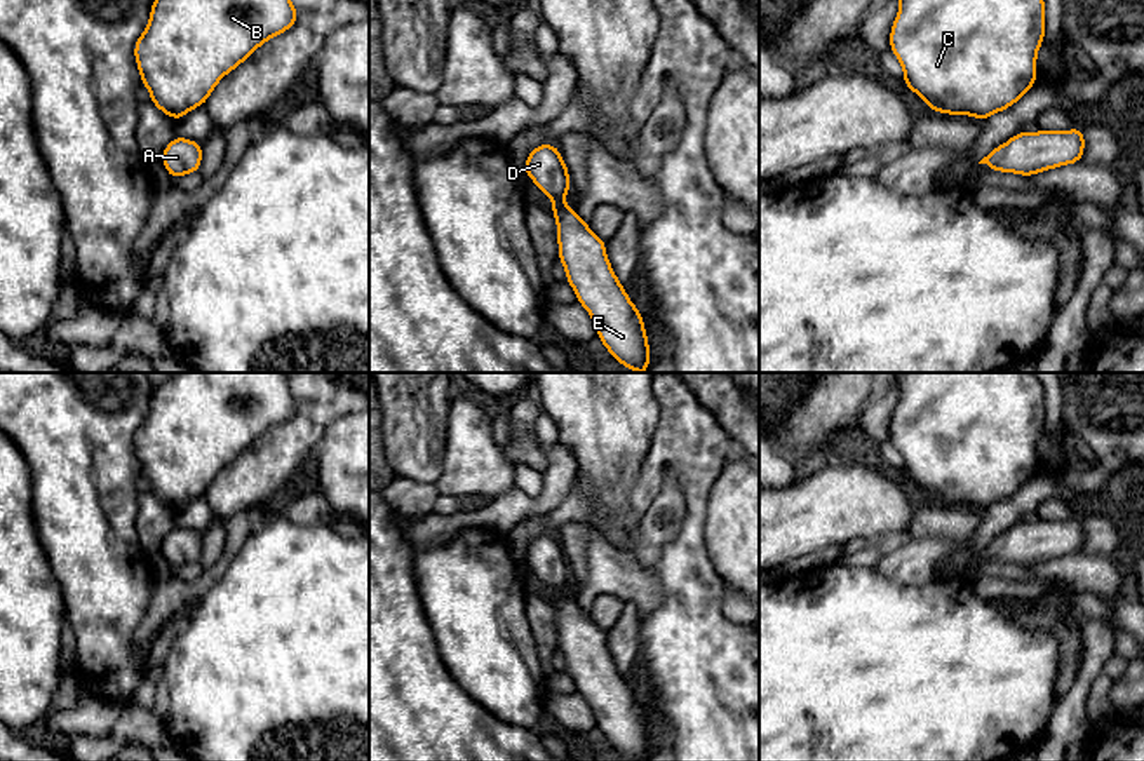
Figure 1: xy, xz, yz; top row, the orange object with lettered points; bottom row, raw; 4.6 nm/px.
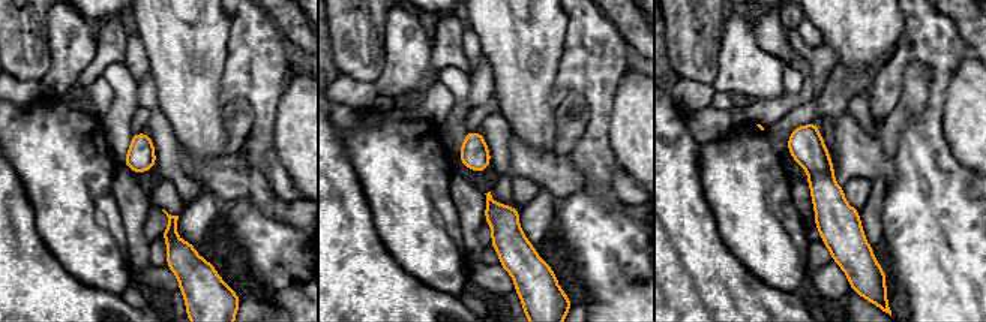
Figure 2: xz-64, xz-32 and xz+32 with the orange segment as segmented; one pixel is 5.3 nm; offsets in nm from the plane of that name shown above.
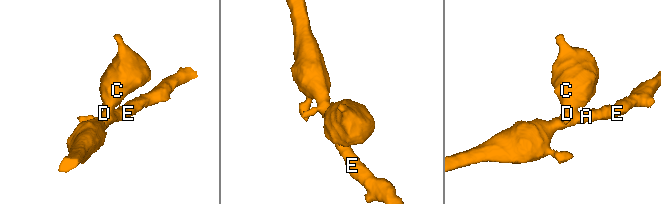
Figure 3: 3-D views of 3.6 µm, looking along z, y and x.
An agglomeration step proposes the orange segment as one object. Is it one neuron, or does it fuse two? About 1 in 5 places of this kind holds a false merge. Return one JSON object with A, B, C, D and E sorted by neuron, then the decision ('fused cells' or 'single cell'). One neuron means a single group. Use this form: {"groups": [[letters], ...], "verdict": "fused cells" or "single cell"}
{"groups": [["A", "B", "C", "D", "E"]], "verdict": "single cell"}

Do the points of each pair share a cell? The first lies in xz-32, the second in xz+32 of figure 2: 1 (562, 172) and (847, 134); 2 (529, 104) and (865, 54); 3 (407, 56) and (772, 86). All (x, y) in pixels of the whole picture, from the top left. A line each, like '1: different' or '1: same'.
1: same
2: same
3: same

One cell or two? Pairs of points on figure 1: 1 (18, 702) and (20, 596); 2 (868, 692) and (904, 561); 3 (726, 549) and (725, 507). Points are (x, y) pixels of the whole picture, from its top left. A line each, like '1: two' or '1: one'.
1: one
2: two
3: one

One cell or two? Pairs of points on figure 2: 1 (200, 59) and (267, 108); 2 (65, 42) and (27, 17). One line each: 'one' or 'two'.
1: two
2: two

